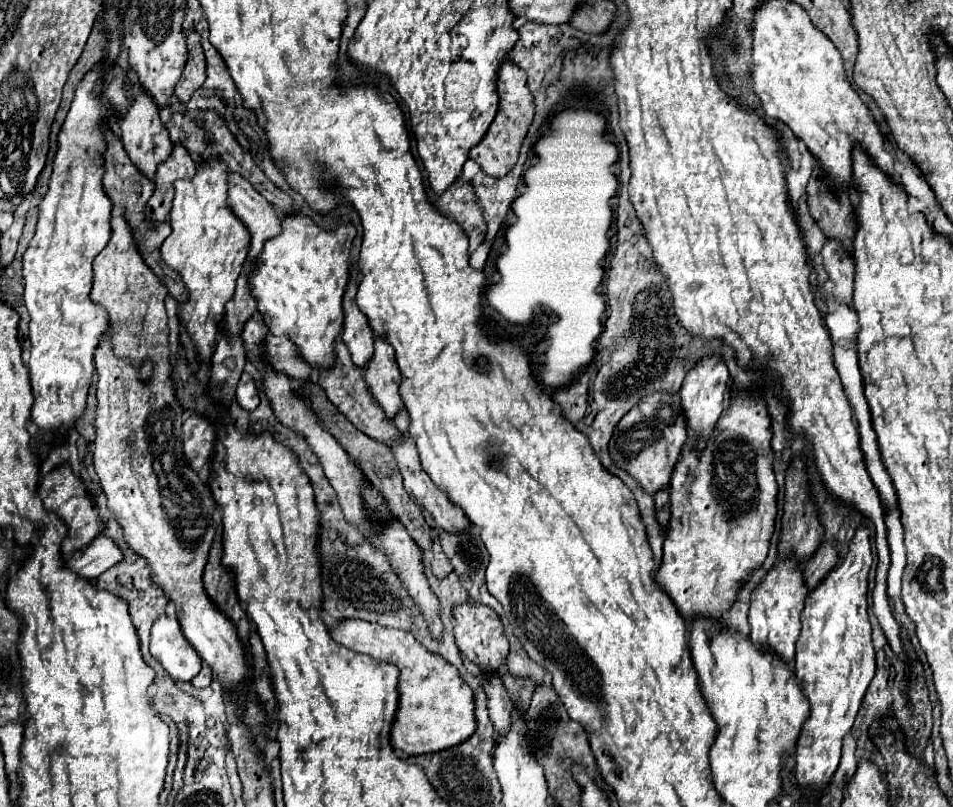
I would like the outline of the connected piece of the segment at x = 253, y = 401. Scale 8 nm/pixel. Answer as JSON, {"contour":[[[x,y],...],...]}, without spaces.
{"contour":[[[249,373],[241,375],[235,399],[247,411],[253,411],[259,405],[259,389],[255,387],[255,381],[253,381],[253,377]]]}

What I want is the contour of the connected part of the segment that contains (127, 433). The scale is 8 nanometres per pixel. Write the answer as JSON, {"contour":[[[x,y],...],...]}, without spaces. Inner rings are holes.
{"contour":[[[123,215],[111,217],[111,239],[107,247],[93,261],[93,289],[91,299],[109,313],[109,327],[101,345],[95,353],[95,367],[99,375],[97,383],[97,415],[95,415],[95,471],[99,475],[101,487],[107,495],[107,507],[115,513],[117,521],[125,531],[129,547],[147,559],[153,569],[153,581],[167,593],[167,597],[177,607],[177,619],[181,623],[183,635],[195,647],[199,657],[213,669],[215,679],[223,689],[235,689],[245,681],[249,673],[249,663],[245,661],[245,649],[237,637],[235,625],[211,603],[203,589],[201,573],[209,559],[209,549],[213,541],[213,511],[215,501],[205,483],[199,481],[199,475],[187,465],[181,453],[181,425],[183,409],[177,405],[173,381],[169,377],[173,365],[169,361],[169,343],[167,343],[167,315],[165,315],[165,283],[147,267],[139,257],[137,243],[129,229],[129,223]],[[151,359],[155,363],[153,381],[143,383],[137,375],[139,365]]]}

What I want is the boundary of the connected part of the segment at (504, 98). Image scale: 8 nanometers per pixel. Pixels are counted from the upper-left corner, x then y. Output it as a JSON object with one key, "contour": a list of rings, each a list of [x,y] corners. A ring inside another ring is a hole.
{"contour":[[[505,61],[499,69],[497,91],[499,91],[499,111],[497,111],[487,135],[481,139],[481,143],[477,143],[469,151],[469,157],[473,161],[477,161],[481,165],[481,169],[491,177],[503,177],[513,169],[513,165],[517,163],[517,157],[519,157],[521,143],[523,143],[527,129],[533,121],[533,115],[535,115],[533,95],[527,87],[527,75],[523,69],[519,69],[511,61]]]}

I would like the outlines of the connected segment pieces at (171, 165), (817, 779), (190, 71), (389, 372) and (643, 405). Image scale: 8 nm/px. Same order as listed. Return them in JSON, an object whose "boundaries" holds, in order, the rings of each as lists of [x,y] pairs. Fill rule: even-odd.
{"boundaries":[[[[175,143],[169,159],[159,165],[155,175],[155,193],[151,197],[151,221],[165,221],[169,215],[169,205],[173,201],[173,183],[177,179],[191,179],[197,167],[191,153],[181,145]]],[[[857,527],[849,551],[841,565],[831,569],[829,575],[823,577],[821,585],[815,587],[805,599],[805,609],[801,613],[801,635],[797,641],[797,655],[795,655],[795,675],[809,699],[809,717],[801,727],[801,737],[797,739],[795,747],[795,779],[801,787],[825,787],[833,773],[837,771],[841,759],[841,741],[853,727],[857,709],[863,701],[863,695],[875,675],[875,651],[871,643],[871,623],[867,615],[867,577],[871,569],[871,545],[869,533],[865,527]]],[[[195,31],[187,33],[187,47],[189,47],[189,59],[187,59],[187,65],[185,65],[185,71],[179,79],[179,83],[175,85],[175,97],[181,103],[187,103],[191,99],[191,95],[205,83],[205,77],[207,77],[201,39]],[[193,45],[195,45],[195,61],[193,61]]],[[[375,335],[373,359],[369,361],[369,365],[365,369],[365,383],[367,383],[367,389],[373,397],[373,401],[377,401],[377,405],[381,405],[387,419],[393,419],[397,415],[397,411],[405,409],[403,399],[399,395],[401,373],[397,369],[397,361],[395,361],[395,349],[377,335]]],[[[661,391],[647,393],[617,423],[609,441],[609,455],[621,469],[633,475],[649,495],[655,495],[659,489],[669,485],[673,467],[681,455],[681,447],[685,445],[687,437],[687,421],[681,409],[679,395],[669,395]]]]}

